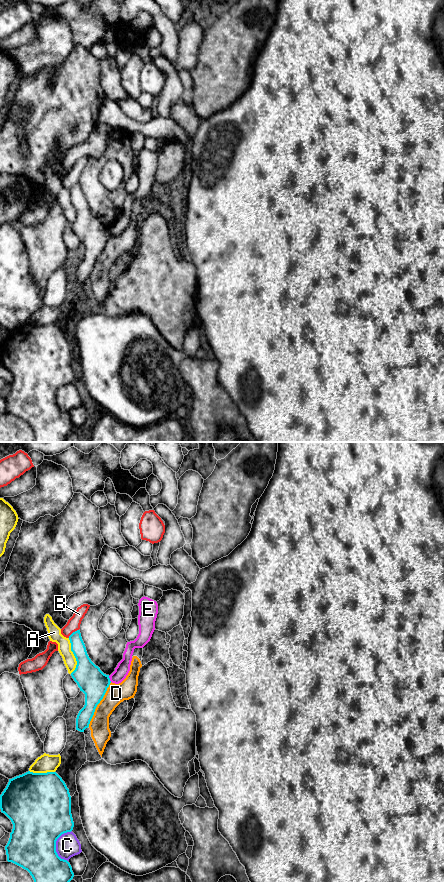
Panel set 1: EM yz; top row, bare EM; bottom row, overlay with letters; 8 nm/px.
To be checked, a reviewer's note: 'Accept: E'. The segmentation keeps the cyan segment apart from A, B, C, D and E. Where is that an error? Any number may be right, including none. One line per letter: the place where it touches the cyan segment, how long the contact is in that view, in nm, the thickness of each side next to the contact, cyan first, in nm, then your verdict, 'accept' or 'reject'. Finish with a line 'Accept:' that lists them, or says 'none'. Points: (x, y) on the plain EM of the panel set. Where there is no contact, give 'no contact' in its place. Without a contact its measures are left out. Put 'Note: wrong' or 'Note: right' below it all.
A: yz (74, 207) | 280 nm | 220/110 nm | reject
B: yz (73, 184) | 110 nm | 120/110 nm | reject
C: yz (55, 397) | 260 nm | 420/190 nm | reject
D: yz (98, 255) | 400 nm | 220/160 nm | reject
E: yz (109, 231) | 50 nm | 220/110 nm | reject
Accept: none
Note: wrong

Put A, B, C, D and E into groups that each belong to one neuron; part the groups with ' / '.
A / B / C / D / E

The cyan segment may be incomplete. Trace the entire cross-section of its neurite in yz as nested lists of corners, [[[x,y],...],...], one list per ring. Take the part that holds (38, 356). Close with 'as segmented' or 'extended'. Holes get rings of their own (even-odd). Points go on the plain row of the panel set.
[[[26,324],[9,331],[0,347],[0,361],[12,374],[13,381],[5,398],[7,413],[27,422],[34,432],[33,442],[65,442],[73,431],[74,425],[67,412],[61,411],[56,404],[56,393],[64,385],[71,384],[74,374],[71,366],[71,348],[65,334],[56,324]]]; as segmented

